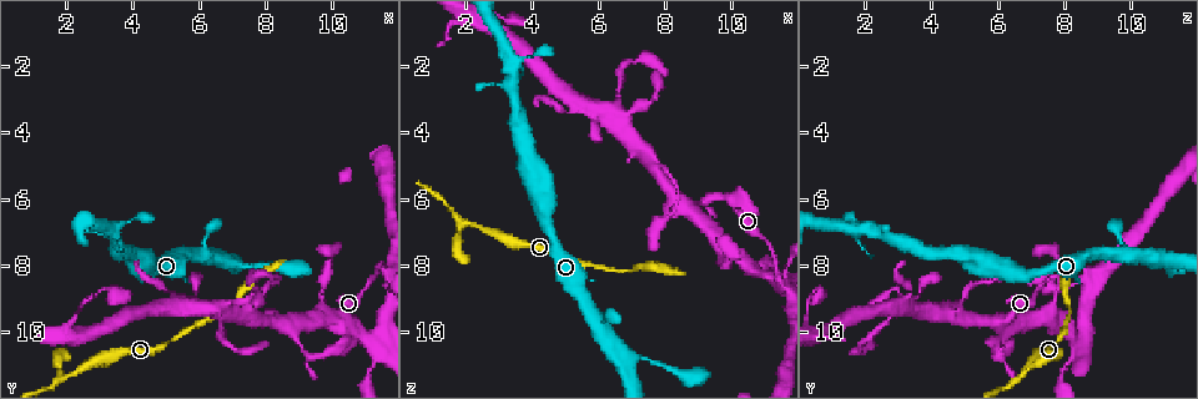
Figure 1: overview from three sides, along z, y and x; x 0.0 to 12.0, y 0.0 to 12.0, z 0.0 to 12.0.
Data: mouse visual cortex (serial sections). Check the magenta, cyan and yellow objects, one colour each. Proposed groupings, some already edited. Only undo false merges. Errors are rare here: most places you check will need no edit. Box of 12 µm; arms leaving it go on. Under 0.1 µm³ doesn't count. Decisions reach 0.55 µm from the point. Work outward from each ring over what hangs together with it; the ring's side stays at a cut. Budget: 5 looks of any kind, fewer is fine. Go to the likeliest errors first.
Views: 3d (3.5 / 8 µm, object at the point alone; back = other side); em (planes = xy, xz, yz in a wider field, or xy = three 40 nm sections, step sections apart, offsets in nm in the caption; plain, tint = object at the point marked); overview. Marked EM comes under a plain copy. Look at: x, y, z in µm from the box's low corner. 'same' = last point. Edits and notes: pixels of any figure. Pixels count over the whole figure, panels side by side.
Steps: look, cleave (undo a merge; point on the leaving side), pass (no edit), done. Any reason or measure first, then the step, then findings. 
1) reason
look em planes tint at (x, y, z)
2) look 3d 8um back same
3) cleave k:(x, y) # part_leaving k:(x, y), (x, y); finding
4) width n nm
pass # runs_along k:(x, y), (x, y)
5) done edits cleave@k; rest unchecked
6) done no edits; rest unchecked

arms part here
look 3d 3.5um back at (2.0, 11.3, 6.8)

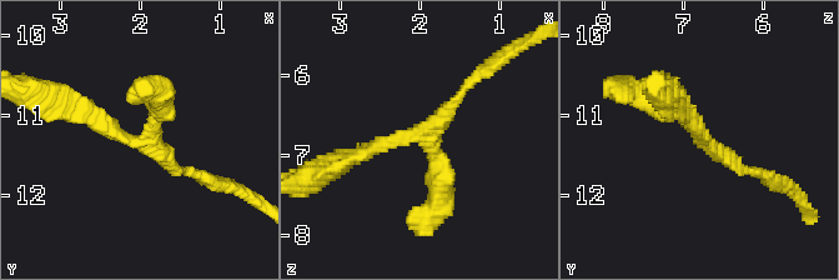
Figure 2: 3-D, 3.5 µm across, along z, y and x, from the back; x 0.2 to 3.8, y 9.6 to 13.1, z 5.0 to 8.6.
look em xy step 3 tint at (2.05, 11.30, 6.70)

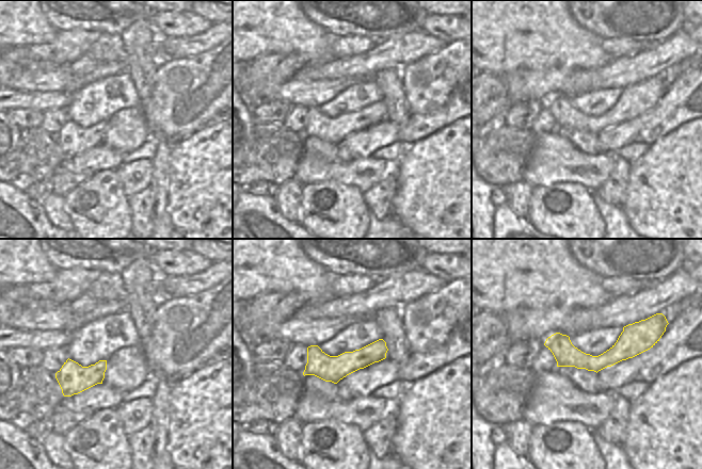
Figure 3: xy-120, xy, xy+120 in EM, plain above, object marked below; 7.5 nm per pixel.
another direction
look em planes tint same

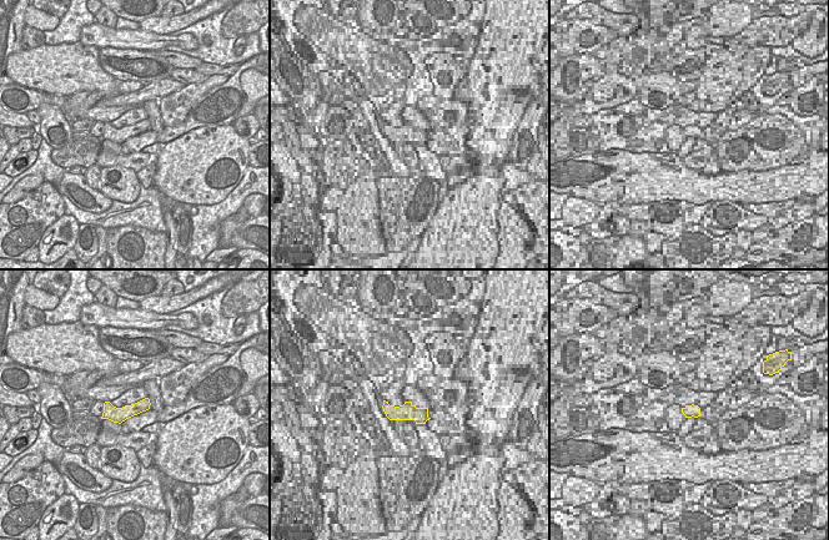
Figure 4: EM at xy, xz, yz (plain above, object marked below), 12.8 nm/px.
pass # one cell here

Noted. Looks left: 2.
abrupt turn
look 3d 3.5um at (7.5, 9.5, 4.8)

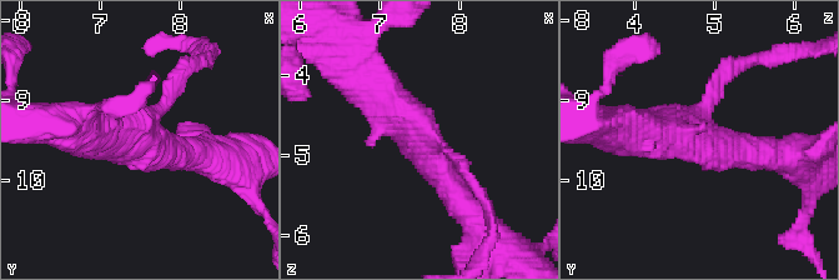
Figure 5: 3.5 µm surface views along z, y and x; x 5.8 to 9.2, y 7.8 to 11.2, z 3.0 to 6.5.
arm_widths 150, 400, 500 nm
pass # runs_along 5:(462, 205), (423, 144), (366, 80); all the same cell

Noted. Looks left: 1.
done no edits; rest unchecked

